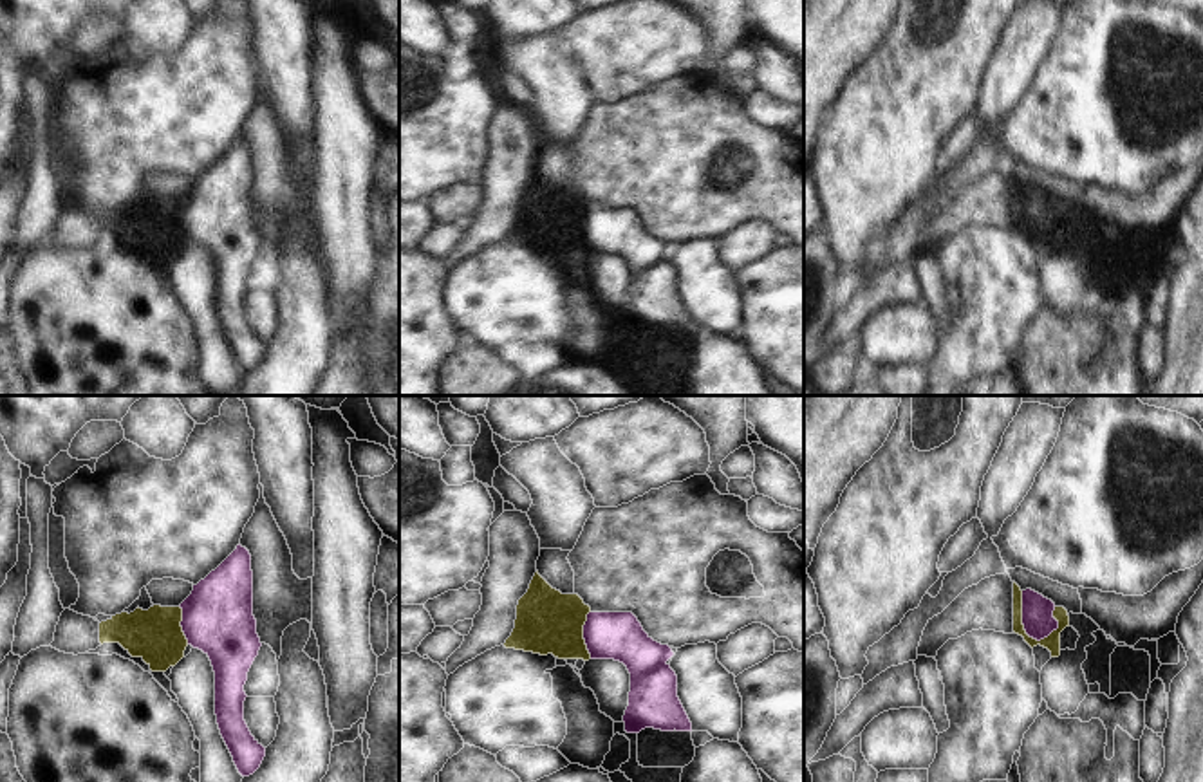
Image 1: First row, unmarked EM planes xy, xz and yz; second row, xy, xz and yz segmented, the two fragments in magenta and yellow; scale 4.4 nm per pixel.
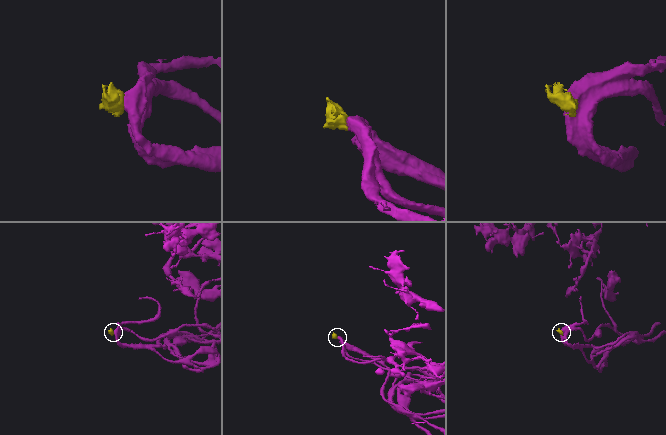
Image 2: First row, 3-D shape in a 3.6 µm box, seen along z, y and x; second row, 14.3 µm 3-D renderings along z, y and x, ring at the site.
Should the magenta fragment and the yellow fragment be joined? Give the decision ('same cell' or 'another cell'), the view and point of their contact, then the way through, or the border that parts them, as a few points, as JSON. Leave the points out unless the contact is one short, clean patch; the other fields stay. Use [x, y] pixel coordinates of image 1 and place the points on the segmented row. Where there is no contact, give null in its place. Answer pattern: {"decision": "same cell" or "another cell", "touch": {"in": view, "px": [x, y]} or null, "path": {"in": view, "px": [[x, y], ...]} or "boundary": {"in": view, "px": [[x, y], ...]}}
{"decision": "another cell", "touch": {"in": "yz", "px": [1023, 618]}, "boundary": {"in": "yz", "px": [[1021, 591], [1023, 629], [1039, 642]]}}

